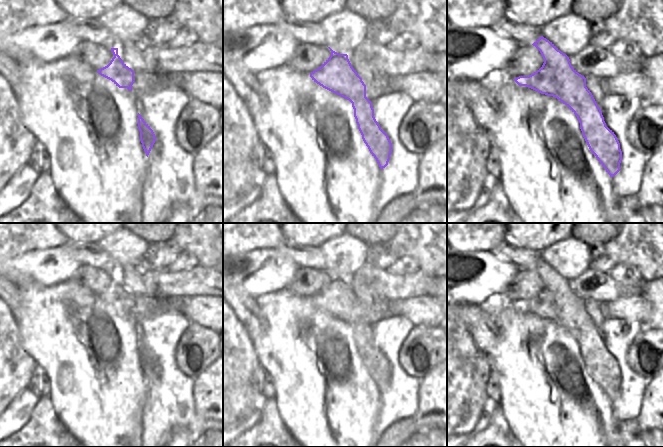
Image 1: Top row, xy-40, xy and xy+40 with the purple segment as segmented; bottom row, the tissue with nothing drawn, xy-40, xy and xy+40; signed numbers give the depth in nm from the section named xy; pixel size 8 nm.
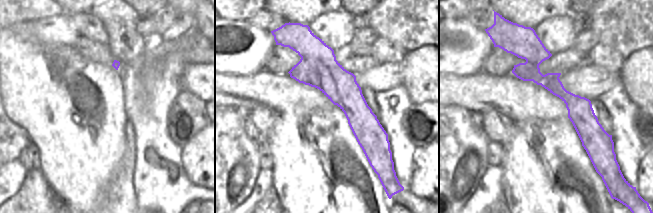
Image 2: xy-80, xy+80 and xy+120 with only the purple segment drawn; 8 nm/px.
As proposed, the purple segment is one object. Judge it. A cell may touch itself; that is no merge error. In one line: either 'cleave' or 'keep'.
cleave

